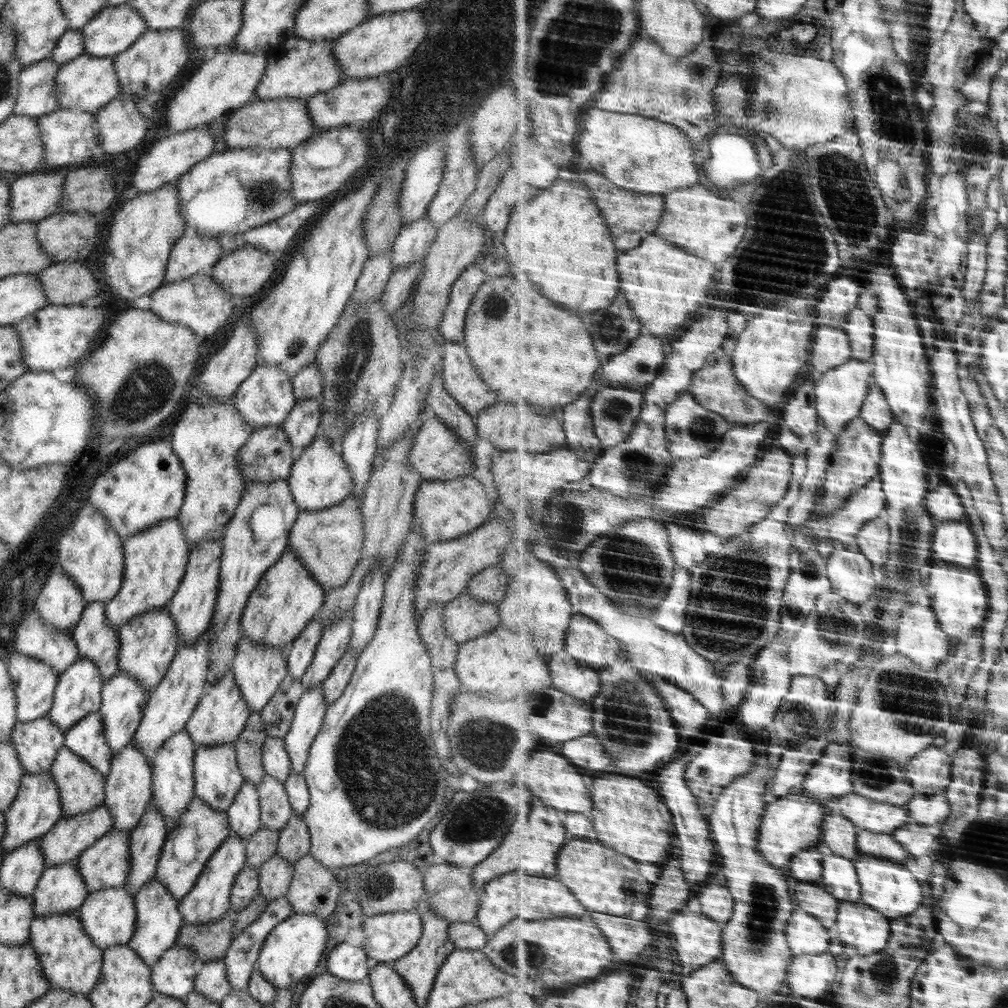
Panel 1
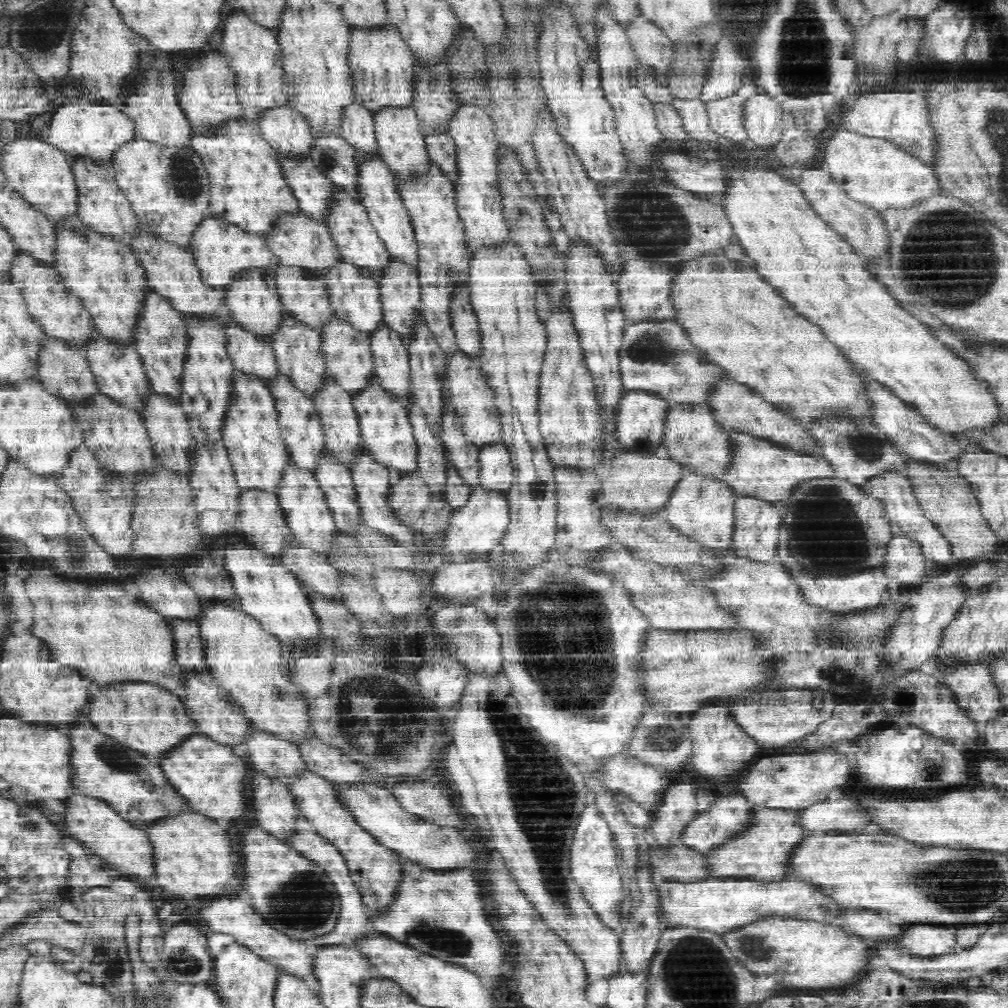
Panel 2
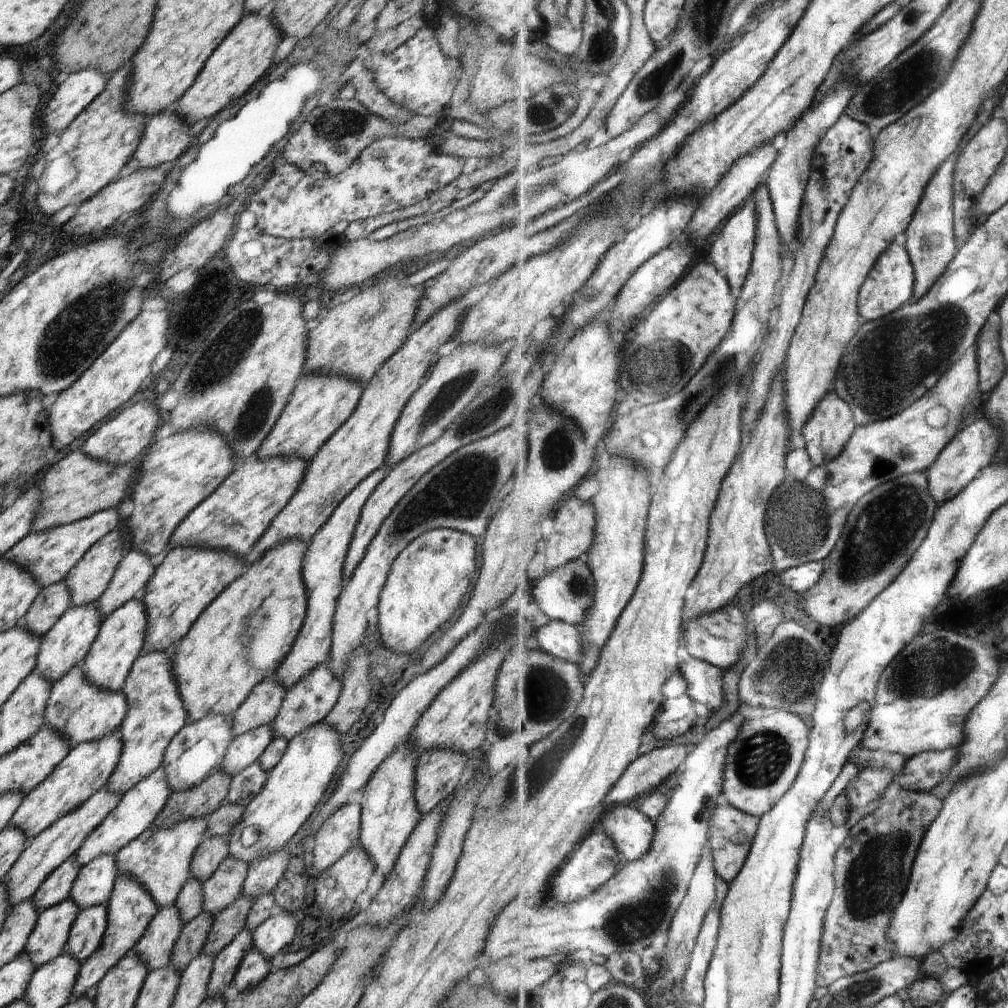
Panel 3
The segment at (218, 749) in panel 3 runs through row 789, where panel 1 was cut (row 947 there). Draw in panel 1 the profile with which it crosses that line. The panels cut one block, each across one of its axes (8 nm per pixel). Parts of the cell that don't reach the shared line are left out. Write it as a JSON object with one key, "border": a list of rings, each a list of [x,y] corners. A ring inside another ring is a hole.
{"border":[[[172,945],[172,948],[168,948],[164,954],[160,955],[160,960],[151,966],[152,976],[150,979],[152,979],[154,990],[164,995],[184,999],[189,992],[194,991],[194,976],[201,965],[197,961],[198,957],[194,955],[192,949],[182,948],[182,945]]]}

